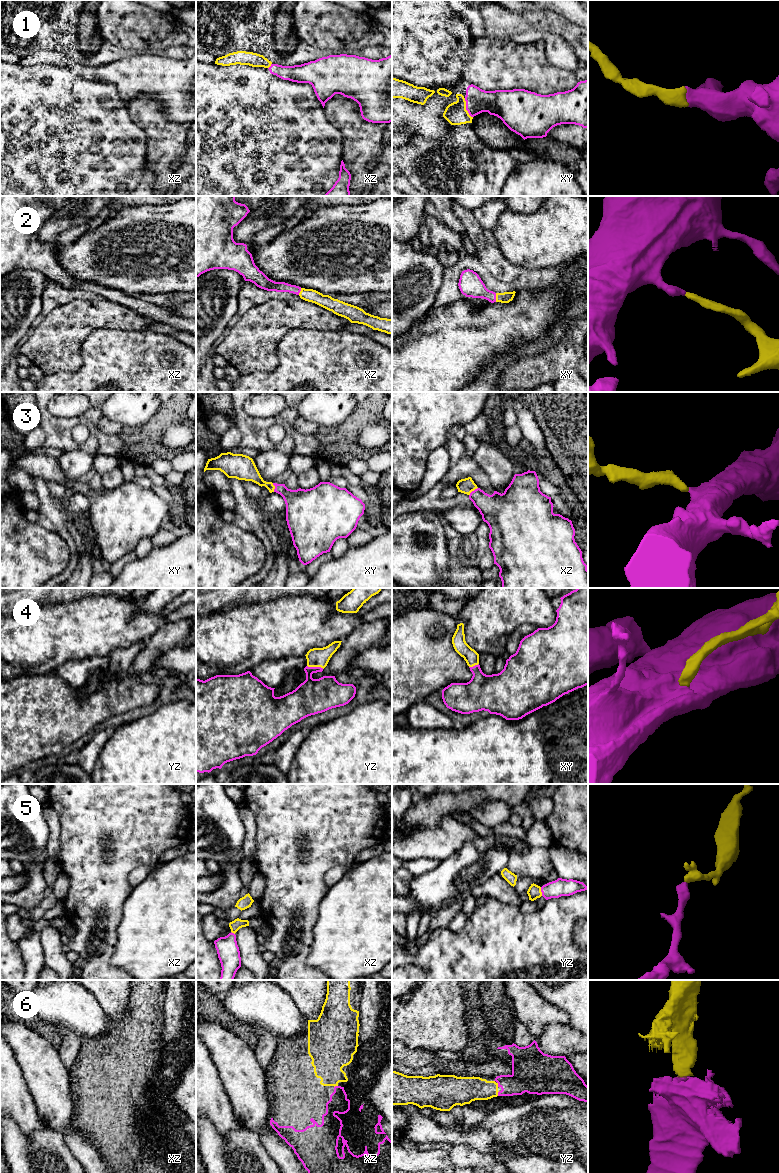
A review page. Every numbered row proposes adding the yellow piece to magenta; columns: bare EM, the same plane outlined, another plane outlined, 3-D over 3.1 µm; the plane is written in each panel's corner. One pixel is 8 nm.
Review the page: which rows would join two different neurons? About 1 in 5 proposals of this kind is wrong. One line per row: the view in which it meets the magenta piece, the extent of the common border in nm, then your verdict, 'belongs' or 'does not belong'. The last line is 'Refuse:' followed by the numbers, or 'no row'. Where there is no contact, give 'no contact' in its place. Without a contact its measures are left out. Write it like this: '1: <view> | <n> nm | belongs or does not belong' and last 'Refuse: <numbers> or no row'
1: xy | 170 nm | belongs
2: xy | 70 nm | belongs
3: xz | 100 nm | belongs
4: yz | 140 nm | belongs
5: yz | 70 nm | belongs
6: yz | 40 nm | belongs
Refuse: no row

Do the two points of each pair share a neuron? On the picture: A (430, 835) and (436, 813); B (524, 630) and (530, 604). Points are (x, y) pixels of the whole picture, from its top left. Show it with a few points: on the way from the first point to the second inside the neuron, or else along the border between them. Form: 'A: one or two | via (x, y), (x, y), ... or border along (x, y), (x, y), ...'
A: two | border along (452, 816), (409, 833)
B: two | border along (538, 627), (532, 624), (521, 624), (507, 639)

